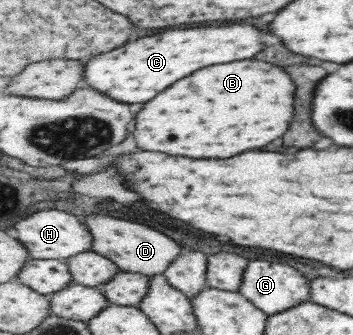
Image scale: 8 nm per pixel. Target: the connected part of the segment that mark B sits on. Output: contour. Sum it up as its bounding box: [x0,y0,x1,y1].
[136,59,296,159]

